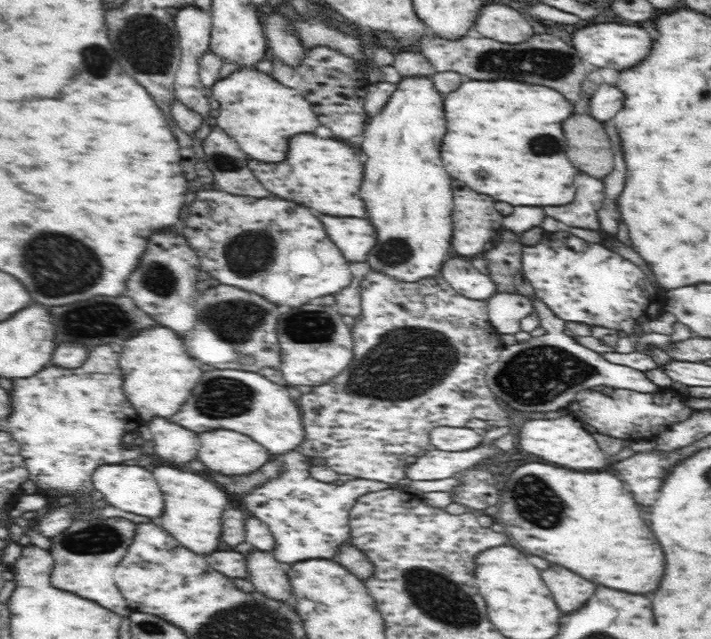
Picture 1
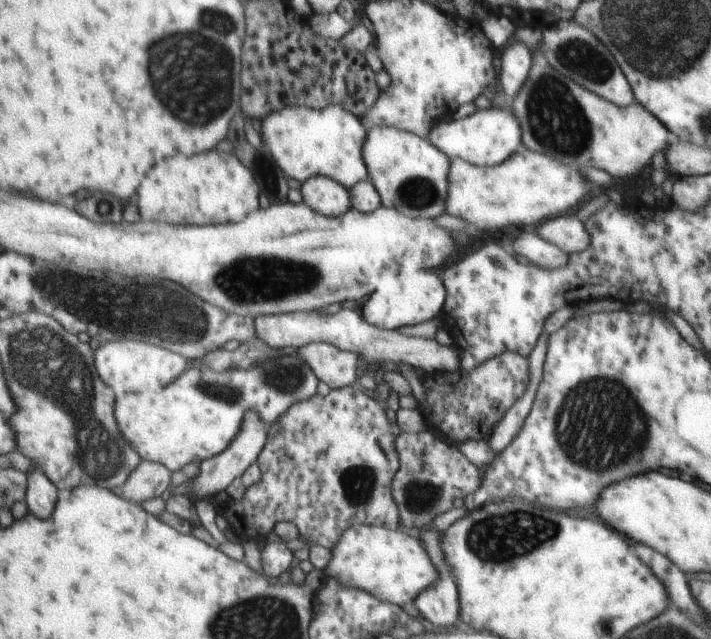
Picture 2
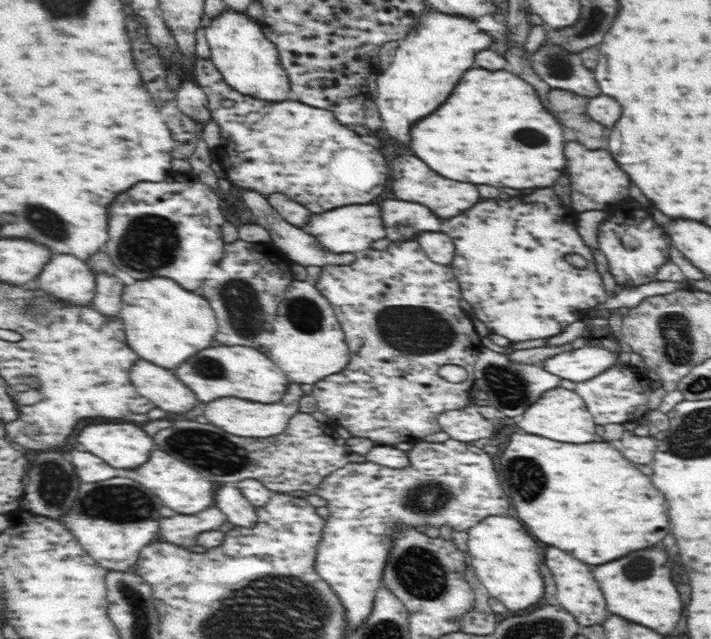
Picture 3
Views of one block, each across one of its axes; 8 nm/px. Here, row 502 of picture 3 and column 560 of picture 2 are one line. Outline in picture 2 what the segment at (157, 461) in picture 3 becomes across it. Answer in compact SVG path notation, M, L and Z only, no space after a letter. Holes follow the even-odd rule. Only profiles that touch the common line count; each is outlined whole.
M520 144L500 164L477 167L460 159L450 159L445 213L462 218L473 231L530 226L540 220L575 212L578 200L588 194L582 176L570 166L532 152Z

